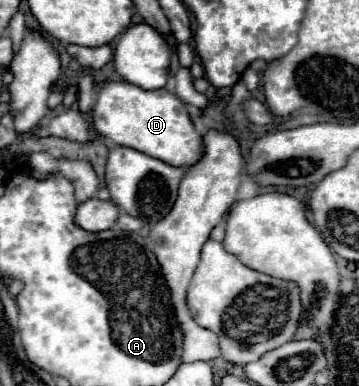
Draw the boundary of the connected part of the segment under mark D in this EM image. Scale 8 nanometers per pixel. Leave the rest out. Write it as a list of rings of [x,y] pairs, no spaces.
[[[108,81],[98,87],[92,125],[110,143],[140,149],[174,167],[194,165],[202,155],[202,137],[194,129],[184,101],[166,89],[144,91],[126,81]]]

